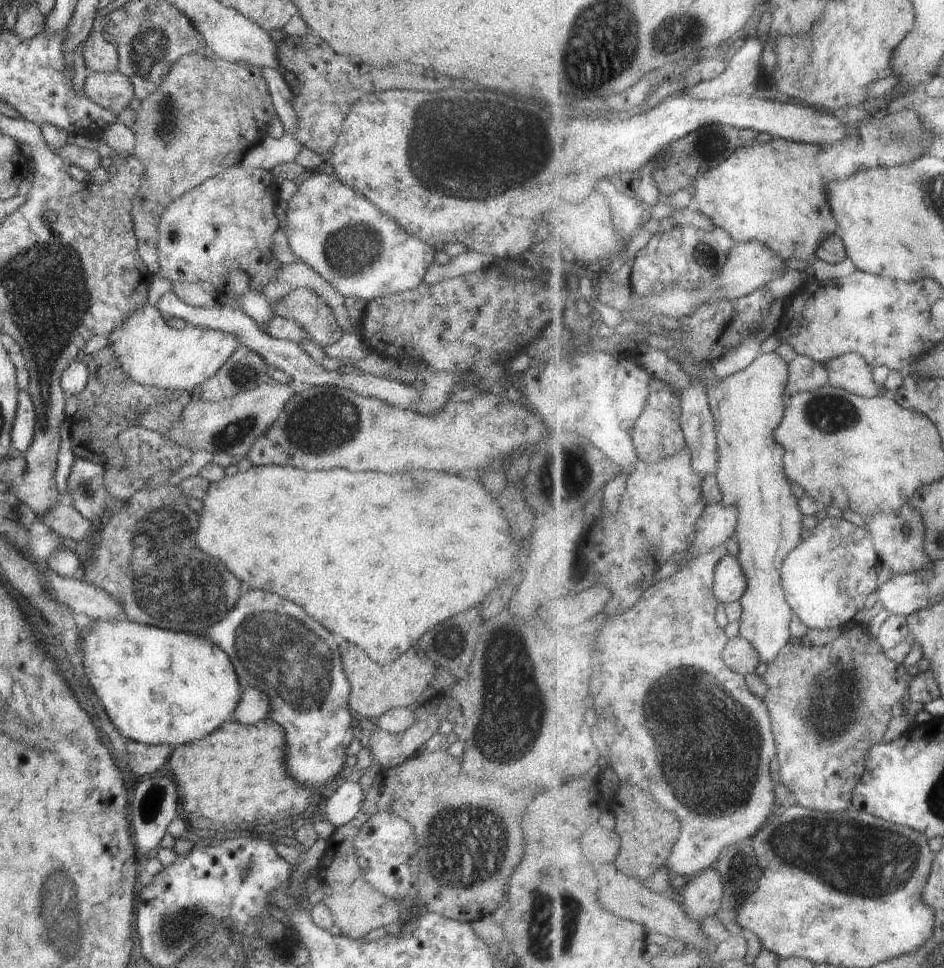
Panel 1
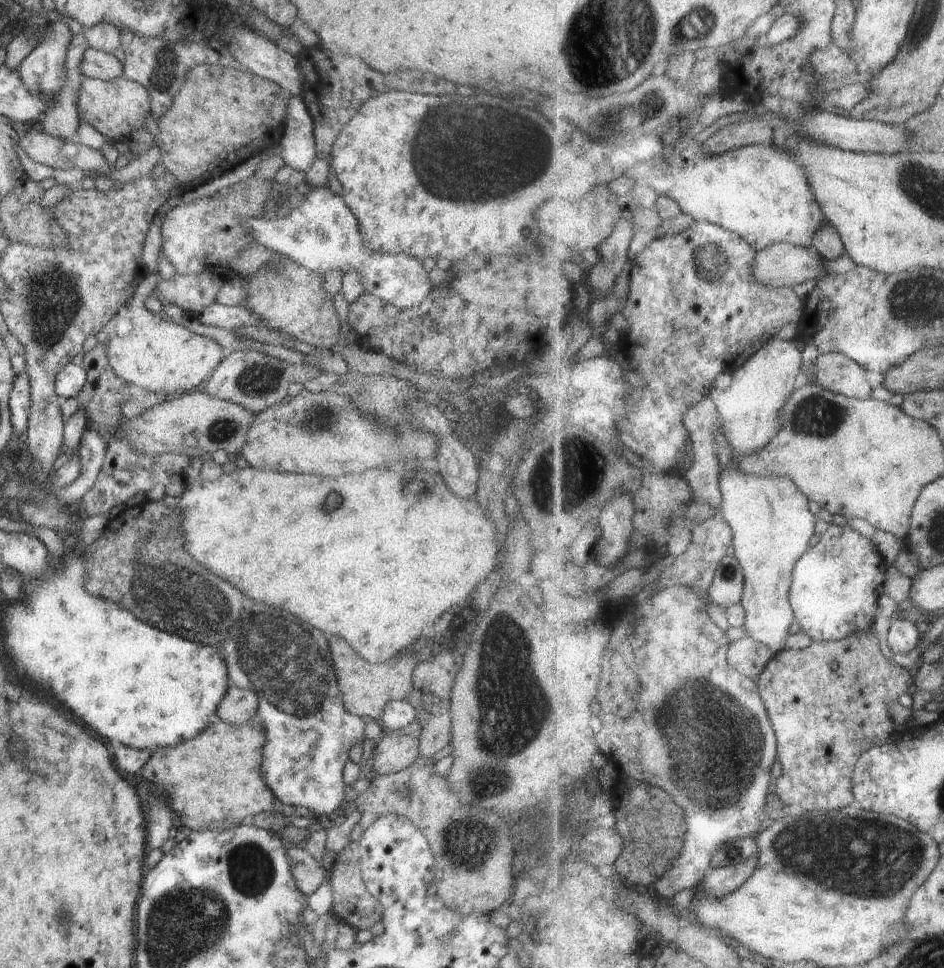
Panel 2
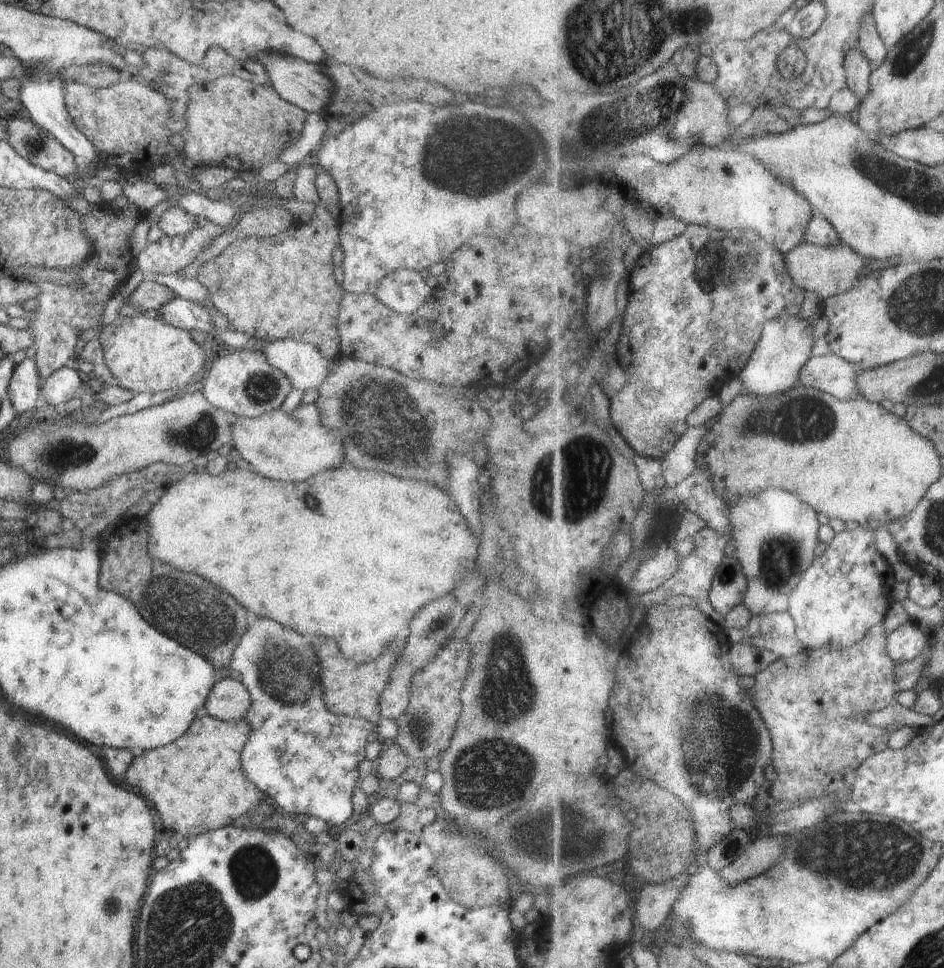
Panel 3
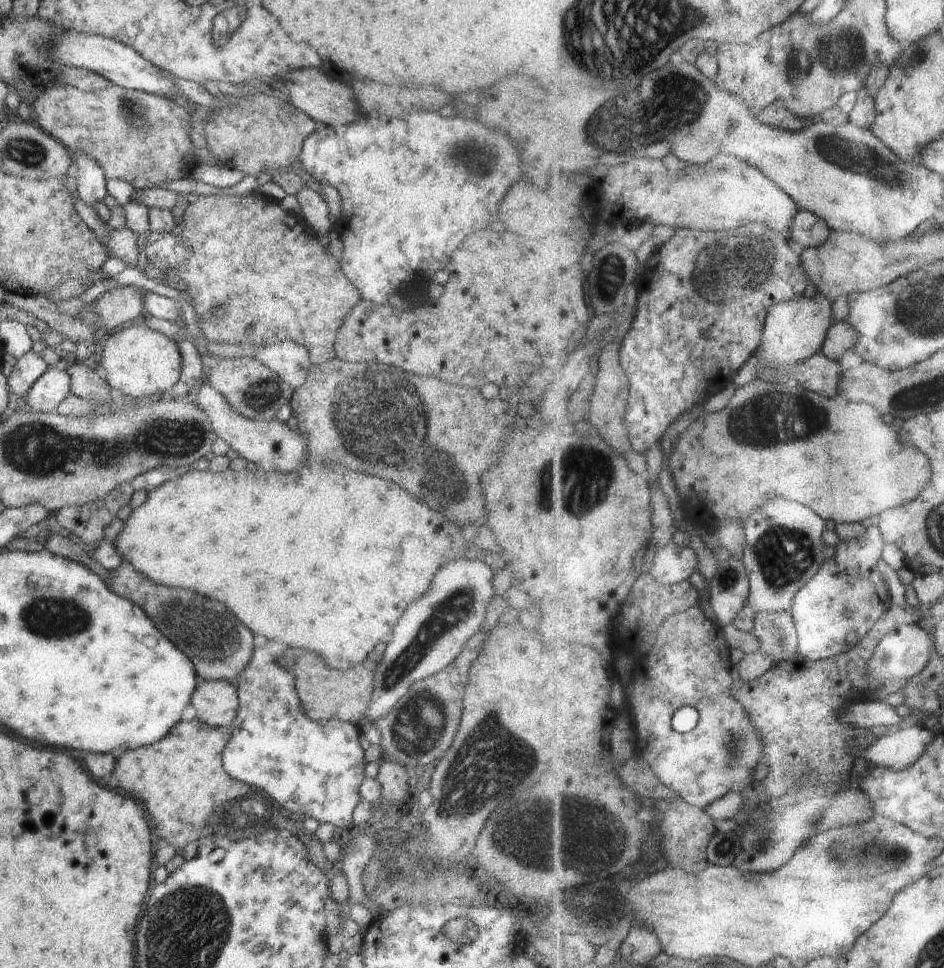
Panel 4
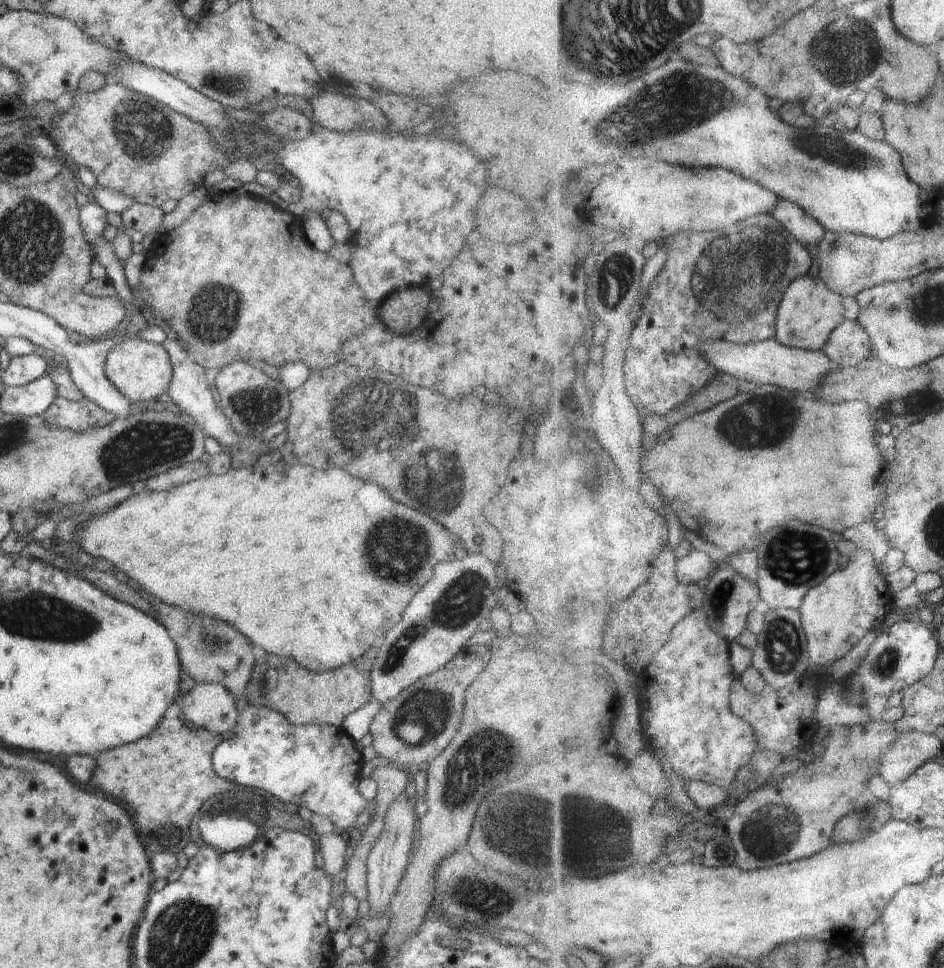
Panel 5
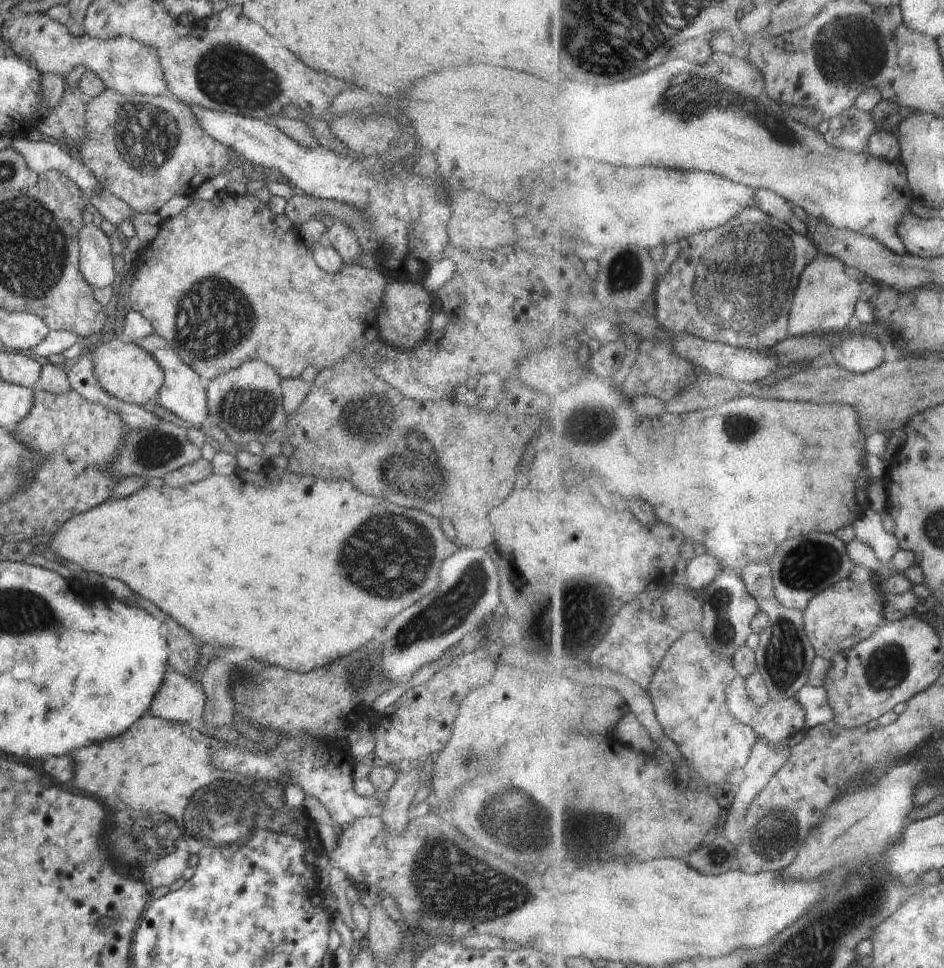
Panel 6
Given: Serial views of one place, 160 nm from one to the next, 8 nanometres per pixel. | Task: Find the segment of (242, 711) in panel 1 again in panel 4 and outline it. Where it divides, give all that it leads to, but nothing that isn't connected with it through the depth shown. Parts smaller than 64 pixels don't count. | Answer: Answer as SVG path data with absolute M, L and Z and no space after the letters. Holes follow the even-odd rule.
M198 680L190 703L196 708L196 718L213 727L230 727L239 709L235 684L227 680Z

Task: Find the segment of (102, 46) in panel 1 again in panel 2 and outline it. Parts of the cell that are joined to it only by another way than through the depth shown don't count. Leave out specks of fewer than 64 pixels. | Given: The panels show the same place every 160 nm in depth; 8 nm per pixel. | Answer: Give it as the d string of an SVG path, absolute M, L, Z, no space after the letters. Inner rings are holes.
M90 48L84 51L80 70L83 76L99 80L114 80L124 76L120 55Z

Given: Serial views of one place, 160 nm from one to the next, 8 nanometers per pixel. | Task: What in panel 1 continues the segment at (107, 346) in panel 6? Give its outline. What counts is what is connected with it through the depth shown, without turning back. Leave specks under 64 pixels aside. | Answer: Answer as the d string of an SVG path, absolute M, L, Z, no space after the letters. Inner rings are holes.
M146 302L133 314L123 319L114 331L107 337L109 348L114 352L121 370L132 380L146 387L156 387L166 391L180 393L197 392L198 388L216 375L231 355L240 347L237 340L230 334L214 329L204 329L194 325L187 325L182 329L173 329L167 325L167 317L162 316L155 306Z

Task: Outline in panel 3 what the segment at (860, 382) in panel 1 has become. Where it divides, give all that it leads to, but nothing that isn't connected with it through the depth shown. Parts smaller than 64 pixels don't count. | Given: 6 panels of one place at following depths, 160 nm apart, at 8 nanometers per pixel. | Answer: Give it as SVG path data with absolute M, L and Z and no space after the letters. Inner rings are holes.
M841 354L814 355L802 371L800 384L820 388L836 398L860 398L858 367Z

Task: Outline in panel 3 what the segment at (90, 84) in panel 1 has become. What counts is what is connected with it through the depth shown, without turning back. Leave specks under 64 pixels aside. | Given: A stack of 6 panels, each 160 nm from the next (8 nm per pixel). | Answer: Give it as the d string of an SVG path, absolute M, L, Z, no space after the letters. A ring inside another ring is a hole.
M134 77L128 82L114 83L103 89L95 89L74 81L66 82L63 97L71 120L94 145L103 166L116 166L116 168L120 168L123 175L146 175L151 173L156 164L161 163L157 150L168 145L168 138L174 133L167 127L167 121L171 115L171 104L160 91L138 77Z

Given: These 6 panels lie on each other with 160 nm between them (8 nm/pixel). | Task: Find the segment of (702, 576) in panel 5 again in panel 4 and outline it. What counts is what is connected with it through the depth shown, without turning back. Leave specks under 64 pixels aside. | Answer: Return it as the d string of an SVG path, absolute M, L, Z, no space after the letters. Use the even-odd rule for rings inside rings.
M665 547L655 556L652 574L655 579L673 585L689 581L698 570L698 556L693 548Z

